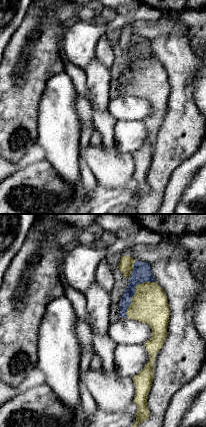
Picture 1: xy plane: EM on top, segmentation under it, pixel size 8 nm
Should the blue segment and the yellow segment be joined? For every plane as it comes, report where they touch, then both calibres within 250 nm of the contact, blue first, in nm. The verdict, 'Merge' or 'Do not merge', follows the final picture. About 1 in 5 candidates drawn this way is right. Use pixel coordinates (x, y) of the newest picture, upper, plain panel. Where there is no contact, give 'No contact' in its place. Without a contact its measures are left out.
Touches blue at (135, 68). Thickness 150 nm (blue) against 300 nm

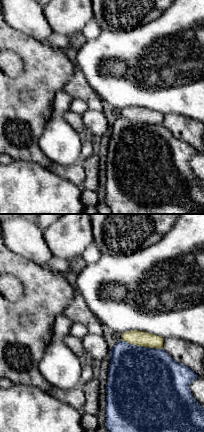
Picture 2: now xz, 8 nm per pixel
Touches blue at (141, 122). Thickness 500 nm (blue) against 120 nm

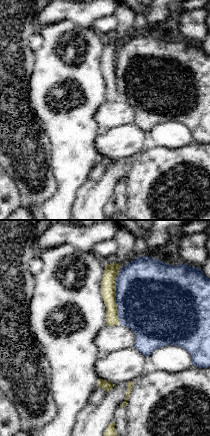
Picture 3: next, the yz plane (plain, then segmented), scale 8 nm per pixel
Touches blue at (116, 71). Thickness 500 nm (blue) against 130 nm

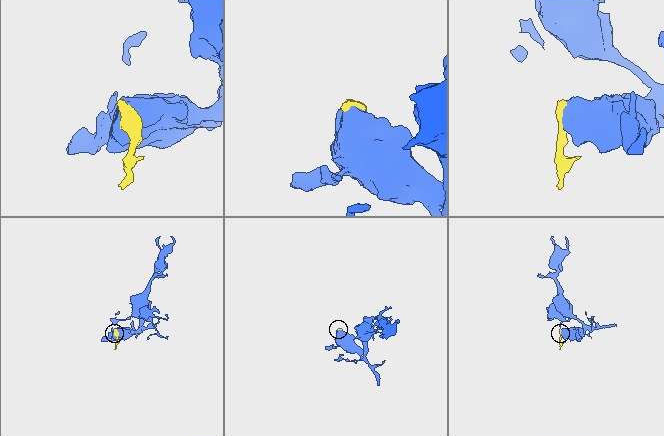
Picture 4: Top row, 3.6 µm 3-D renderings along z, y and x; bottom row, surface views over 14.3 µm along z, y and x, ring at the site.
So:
Do not merge

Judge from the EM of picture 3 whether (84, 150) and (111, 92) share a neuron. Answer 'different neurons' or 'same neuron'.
different neurons

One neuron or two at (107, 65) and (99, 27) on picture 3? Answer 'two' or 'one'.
two

